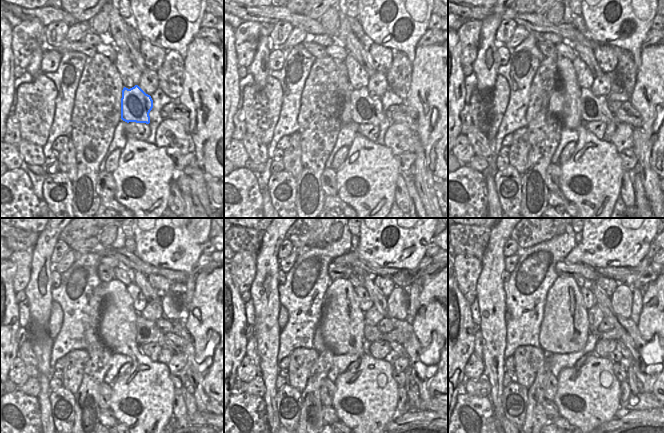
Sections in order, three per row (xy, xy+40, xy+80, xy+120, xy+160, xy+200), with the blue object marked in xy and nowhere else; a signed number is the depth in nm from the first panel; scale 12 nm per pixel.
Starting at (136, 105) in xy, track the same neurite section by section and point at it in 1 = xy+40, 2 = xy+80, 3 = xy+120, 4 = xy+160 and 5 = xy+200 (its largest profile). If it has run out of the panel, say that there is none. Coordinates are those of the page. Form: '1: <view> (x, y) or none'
1: xy+40 (364, 108)
2: xy+80 (593, 108)
3: xy+120 (147, 331)
4: xy+160 (371, 333)
5: xy+200 (632, 379)

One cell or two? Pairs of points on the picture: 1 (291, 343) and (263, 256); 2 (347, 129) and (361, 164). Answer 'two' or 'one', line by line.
1: two
2: two

